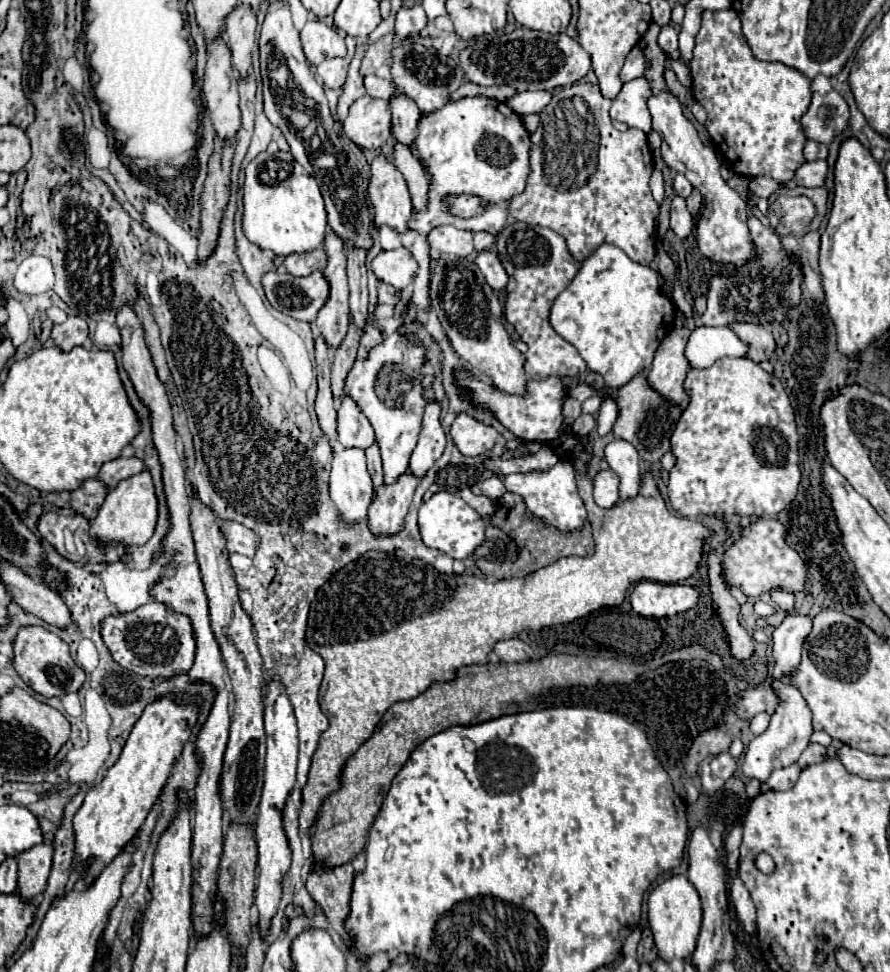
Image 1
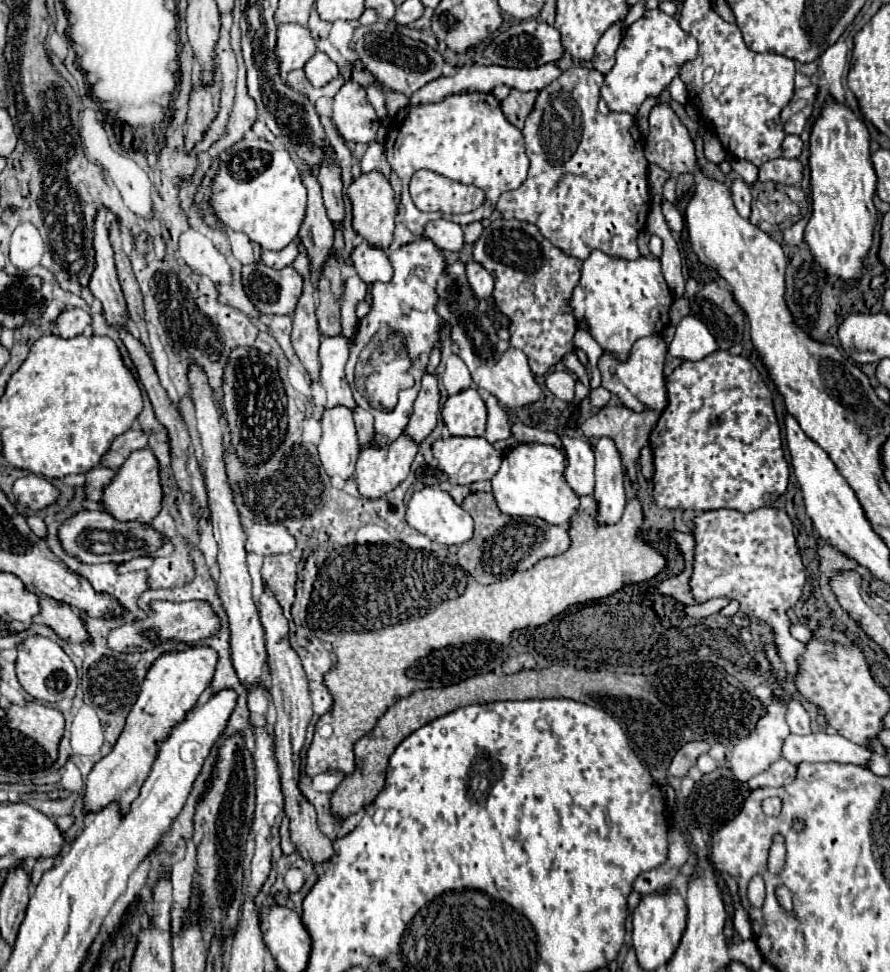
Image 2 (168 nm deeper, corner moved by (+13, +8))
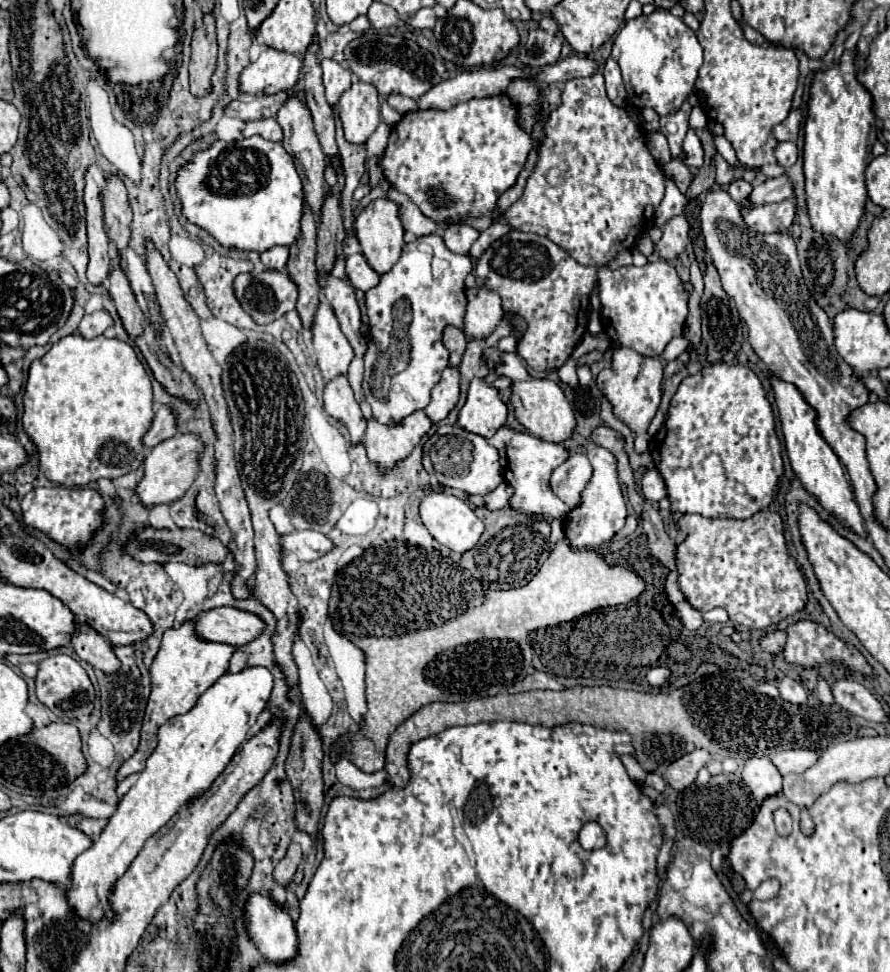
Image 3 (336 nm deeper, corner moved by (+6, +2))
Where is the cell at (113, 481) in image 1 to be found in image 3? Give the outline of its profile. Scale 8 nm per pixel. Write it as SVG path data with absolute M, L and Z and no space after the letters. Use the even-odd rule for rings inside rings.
M157 405L157 407L155 407L153 425L151 425L149 431L145 433L143 445L145 445L147 449L153 449L155 445L159 445L161 441L165 441L165 439L169 439L169 437L175 437L175 417L171 415L169 407Z

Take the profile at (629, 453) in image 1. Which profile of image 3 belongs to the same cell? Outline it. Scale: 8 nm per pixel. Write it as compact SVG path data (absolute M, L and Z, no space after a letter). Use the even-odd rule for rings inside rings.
M595 445L595 447L589 449L587 457L593 465L593 477L591 477L587 489L581 495L581 505L577 509L573 509L571 513L567 513L565 519L563 519L565 533L567 533L573 547L603 545L619 529L623 529L625 517L627 517L627 505L625 505L625 499L623 499L619 477L617 477L617 459L613 457L613 453Z

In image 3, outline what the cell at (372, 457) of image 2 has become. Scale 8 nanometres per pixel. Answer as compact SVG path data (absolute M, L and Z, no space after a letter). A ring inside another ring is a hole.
M415 411L399 425L381 425L375 419L367 423L363 445L367 457L377 465L379 473L389 473L397 461L409 457L419 441L429 433L431 421L425 411Z

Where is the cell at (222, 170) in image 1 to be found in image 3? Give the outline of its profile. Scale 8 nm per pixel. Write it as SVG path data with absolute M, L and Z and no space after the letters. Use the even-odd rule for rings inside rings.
M213 15L203 17L203 25L193 33L193 51L189 61L189 85L195 97L203 97L211 89L211 77L217 65L217 37Z

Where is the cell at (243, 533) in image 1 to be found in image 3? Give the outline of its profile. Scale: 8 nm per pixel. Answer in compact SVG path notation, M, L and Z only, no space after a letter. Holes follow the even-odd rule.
M291 531L281 535L281 557L295 555L299 561L313 561L333 549L333 543L317 531Z

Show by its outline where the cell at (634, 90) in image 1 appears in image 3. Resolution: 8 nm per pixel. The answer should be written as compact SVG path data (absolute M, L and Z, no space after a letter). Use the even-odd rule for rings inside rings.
M665 9L627 21L615 37L611 57L621 67L627 105L637 111L651 107L659 115L675 113L683 105L685 97L693 93L697 71L703 65L703 49L695 33Z

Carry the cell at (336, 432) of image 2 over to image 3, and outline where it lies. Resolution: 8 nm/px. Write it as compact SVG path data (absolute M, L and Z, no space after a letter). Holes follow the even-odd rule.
M335 377L331 383L327 383L323 401L325 401L325 411L333 419L337 419L339 423L345 425L349 443L353 447L359 445L363 441L367 421L361 415L361 409L353 397L353 389L351 389L347 377Z

